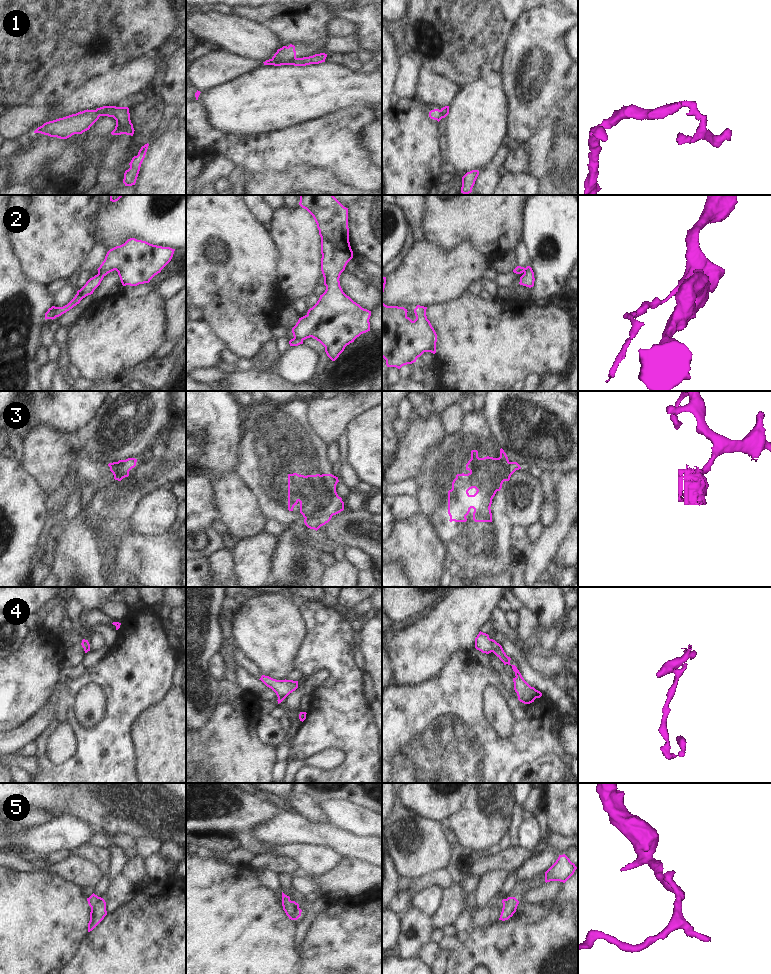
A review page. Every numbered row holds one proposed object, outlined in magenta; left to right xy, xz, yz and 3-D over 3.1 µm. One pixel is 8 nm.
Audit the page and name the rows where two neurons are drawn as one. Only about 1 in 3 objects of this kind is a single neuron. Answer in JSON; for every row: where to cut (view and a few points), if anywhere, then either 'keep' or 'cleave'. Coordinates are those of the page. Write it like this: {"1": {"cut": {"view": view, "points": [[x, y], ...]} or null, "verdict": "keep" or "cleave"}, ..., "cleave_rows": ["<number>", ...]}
{"1": {"cut": {"view": "xz", "points": [[295, 57], [282, 64]]}, "verdict": "cleave"}, "2": {"cut": {"view": "xz", "points": [[294, 337], [302, 340]]}, "verdict": "cleave"}, "3": {"cut": {"view": "xz", "points": [[331, 515], [305, 519]]}, "verdict": "cleave"}, "4": {"cut": null, "verdict": "keep"}, "5": {"cut": {"view": "xz", "points": [[298, 906], [294, 919]]}, "verdict": "cleave"}, "cleave_rows": ["1", "2", "3", "5"]}

